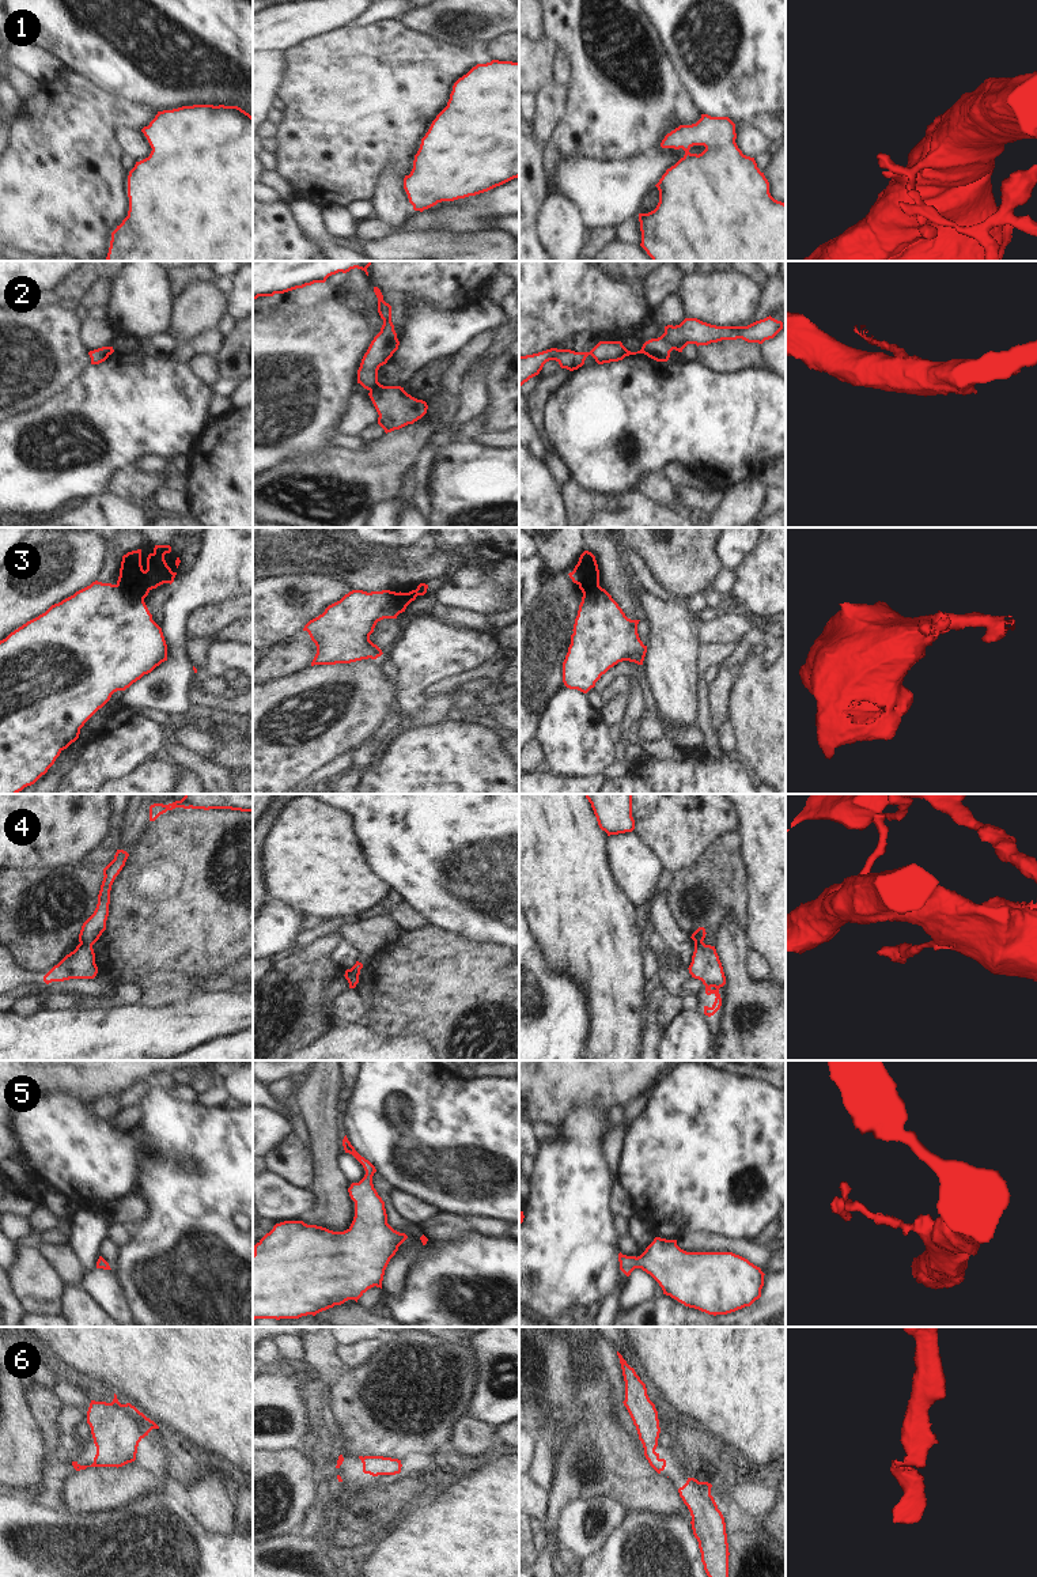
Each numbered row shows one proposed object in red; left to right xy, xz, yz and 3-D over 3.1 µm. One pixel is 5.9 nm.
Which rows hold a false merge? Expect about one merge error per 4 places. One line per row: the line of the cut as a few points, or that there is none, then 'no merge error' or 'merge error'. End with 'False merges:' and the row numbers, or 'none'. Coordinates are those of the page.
1: cut none; no merge error
2: cut xz (378, 382), (370, 390); merge error
3: cut xy (117, 582), (125, 592), (143, 600); merge error
4: cut xz (348, 969), (355, 976), (356, 983); merge error
5: cut none; no merge error
6: cut none; no merge error
False merges: 2, 3, 4

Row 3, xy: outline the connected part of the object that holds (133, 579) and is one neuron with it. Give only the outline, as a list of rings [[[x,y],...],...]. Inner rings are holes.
[[[155,545],[147,557],[145,571],[141,566],[141,549],[128,552],[122,556],[117,583],[125,593],[139,600],[144,600],[152,589],[163,583],[171,585],[177,572],[173,572],[164,560],[164,555],[170,552],[170,545]]]

